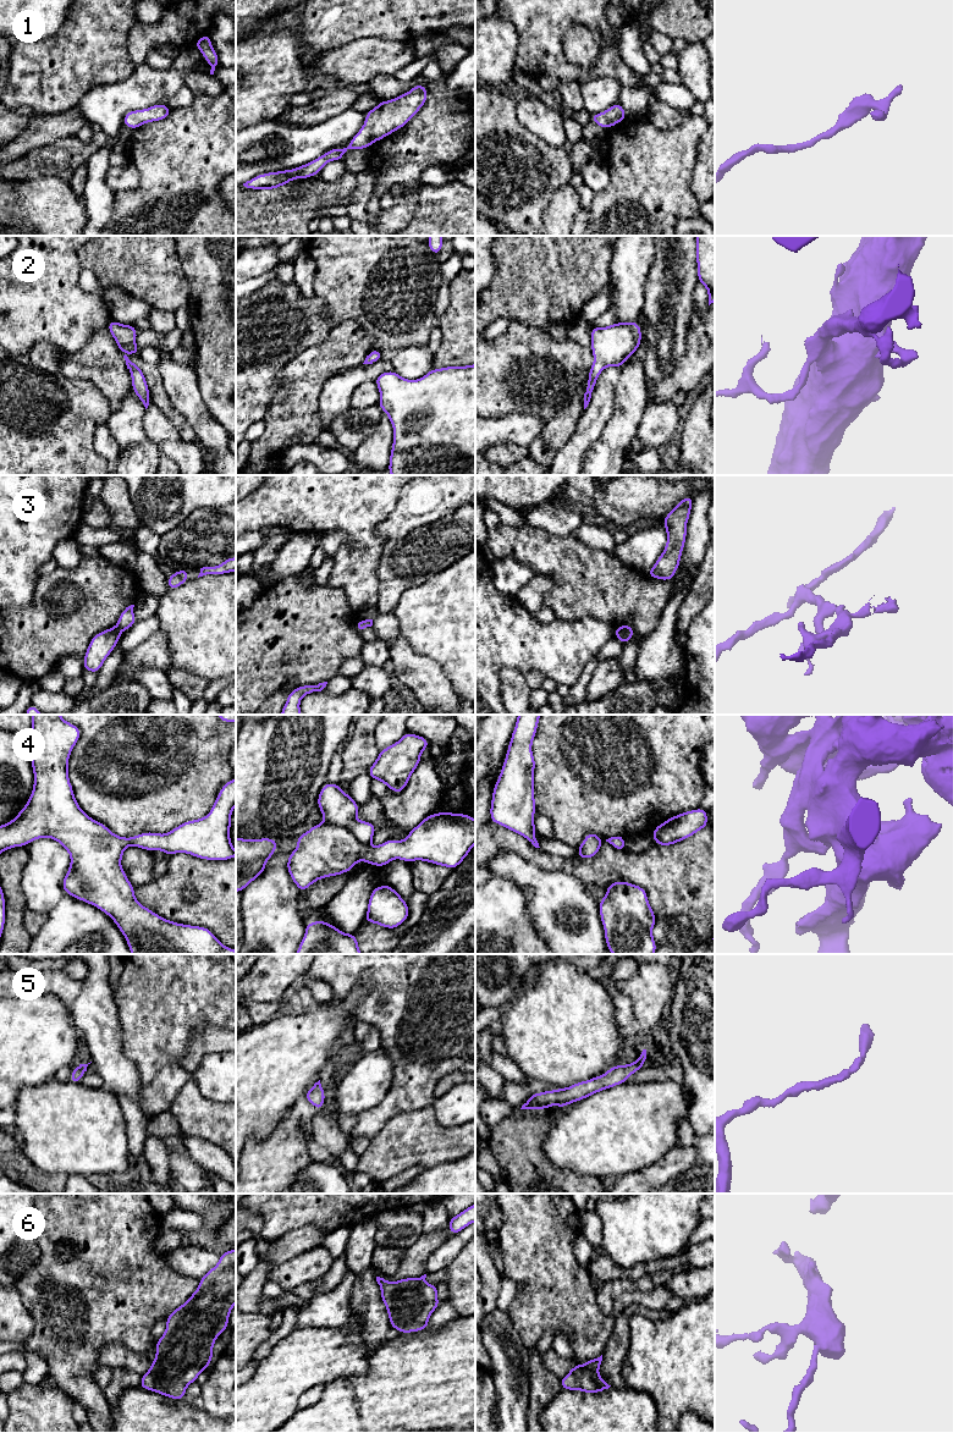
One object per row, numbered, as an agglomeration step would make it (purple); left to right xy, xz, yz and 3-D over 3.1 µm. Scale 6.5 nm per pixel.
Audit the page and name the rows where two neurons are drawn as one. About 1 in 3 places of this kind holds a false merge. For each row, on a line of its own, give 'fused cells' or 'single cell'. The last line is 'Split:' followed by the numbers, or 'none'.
1: single cell
2: single cell
3: fused cells
4: single cell
5: single cell
6: single cell
Split: 3

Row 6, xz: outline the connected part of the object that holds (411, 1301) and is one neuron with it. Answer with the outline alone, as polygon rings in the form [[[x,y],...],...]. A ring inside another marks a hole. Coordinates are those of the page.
[[[426,1274],[391,1283],[376,1277],[390,1324],[400,1333],[420,1332],[429,1327],[429,1317],[440,1305],[437,1285],[425,1283],[425,1278]]]

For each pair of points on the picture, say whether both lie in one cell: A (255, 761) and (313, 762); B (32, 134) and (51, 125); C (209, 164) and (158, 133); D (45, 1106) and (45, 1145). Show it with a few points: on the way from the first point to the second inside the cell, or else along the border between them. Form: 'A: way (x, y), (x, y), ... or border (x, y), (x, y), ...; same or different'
A: way (270, 762), (298, 762); same
B: way (37, 134), (47, 128); same
C: way (197, 155), (180, 155), (170, 145); same
D: way (45, 1115), (45, 1135); same

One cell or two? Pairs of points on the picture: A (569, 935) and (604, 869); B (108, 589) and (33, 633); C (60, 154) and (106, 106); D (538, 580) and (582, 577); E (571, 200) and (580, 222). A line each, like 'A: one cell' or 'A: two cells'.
A: two cells
B: one cell
C: two cells
D: two cells
E: two cells

